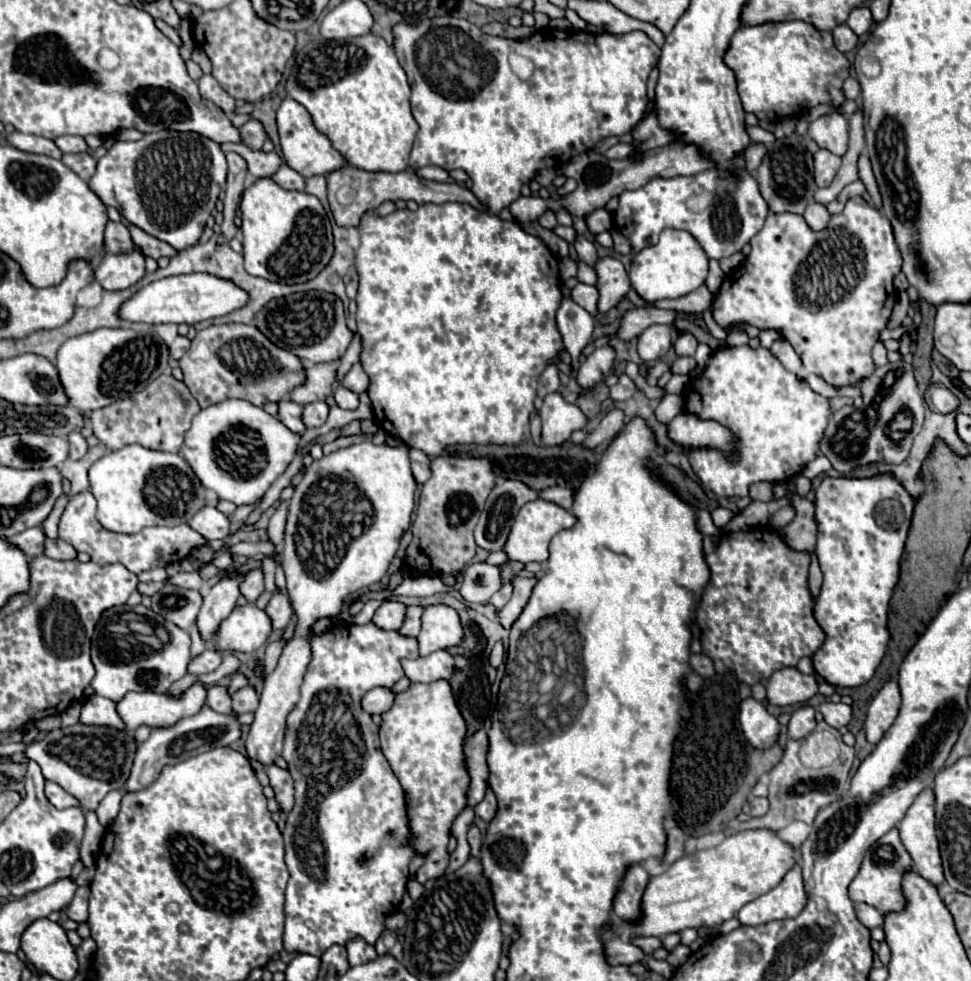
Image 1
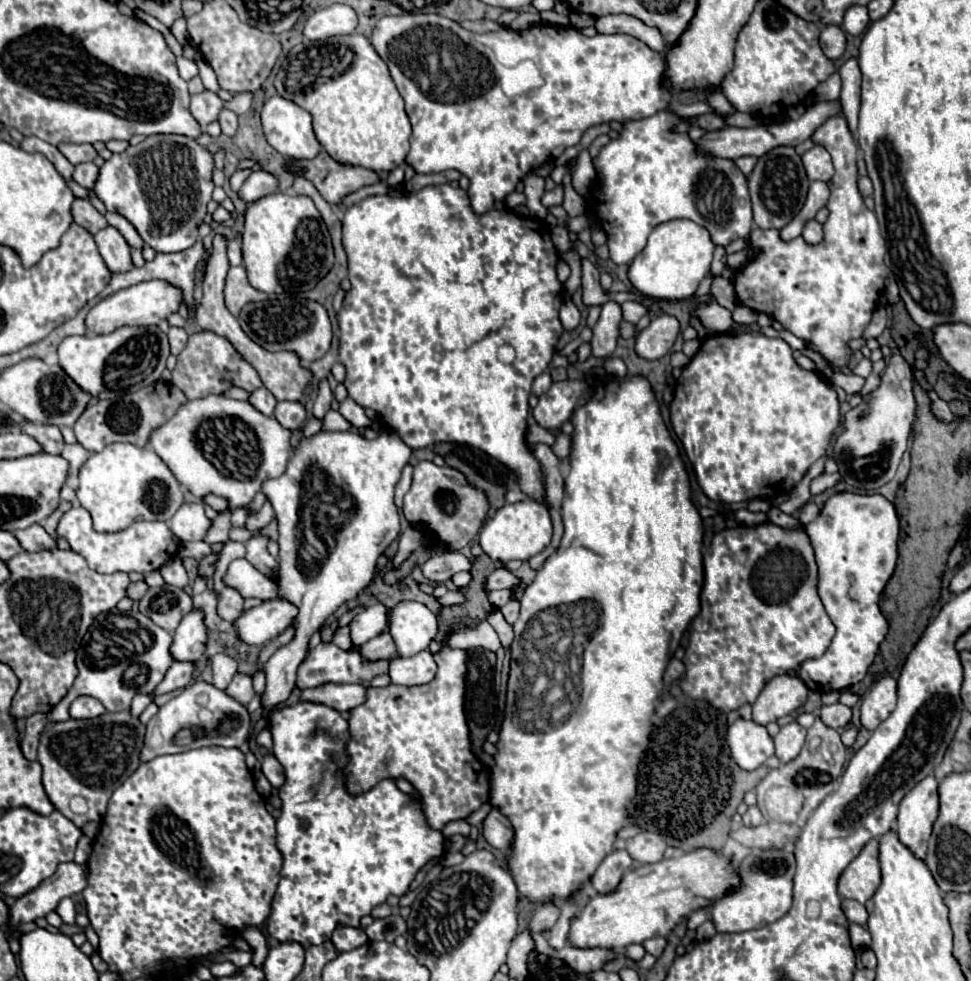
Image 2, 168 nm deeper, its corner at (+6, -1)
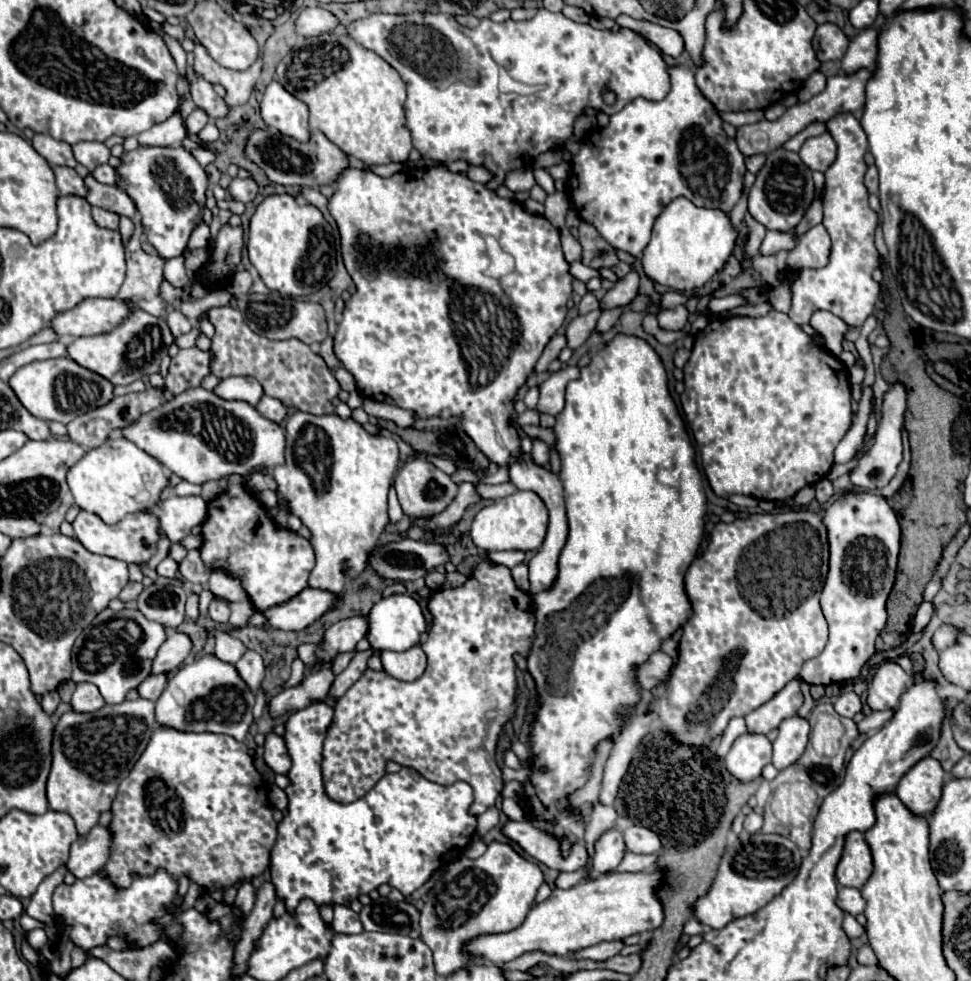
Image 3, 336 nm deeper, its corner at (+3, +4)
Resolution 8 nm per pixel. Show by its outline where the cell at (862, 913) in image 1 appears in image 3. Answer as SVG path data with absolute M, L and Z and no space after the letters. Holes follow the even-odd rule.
M839 886L837 906L839 906L841 910L845 910L847 914L857 916L857 914L863 914L863 910L865 910L865 900L863 900L863 896L861 896L861 892L859 892L857 888Z

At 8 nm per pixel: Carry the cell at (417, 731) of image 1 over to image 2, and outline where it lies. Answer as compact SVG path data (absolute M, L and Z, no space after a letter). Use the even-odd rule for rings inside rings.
M444 639L440 641L440 651L434 653L434 659L438 663L438 671L432 683L418 687L398 687L392 683L388 687L366 687L366 701L350 709L350 739L344 749L348 763L344 765L344 775L348 791L364 791L364 783L378 783L382 779L408 779L420 795L428 825L432 829L442 829L446 823L466 819L470 813L478 811L480 805L490 799L490 783L482 779L486 771L470 749L470 729L464 717L468 651L452 649Z

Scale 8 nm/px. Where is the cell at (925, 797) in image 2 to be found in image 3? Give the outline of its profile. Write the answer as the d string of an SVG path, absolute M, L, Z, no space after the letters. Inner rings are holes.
M929 756L925 758L925 762L913 766L913 770L905 774L905 778L901 778L895 794L915 816L931 818L941 800L943 782L945 772L941 764Z

